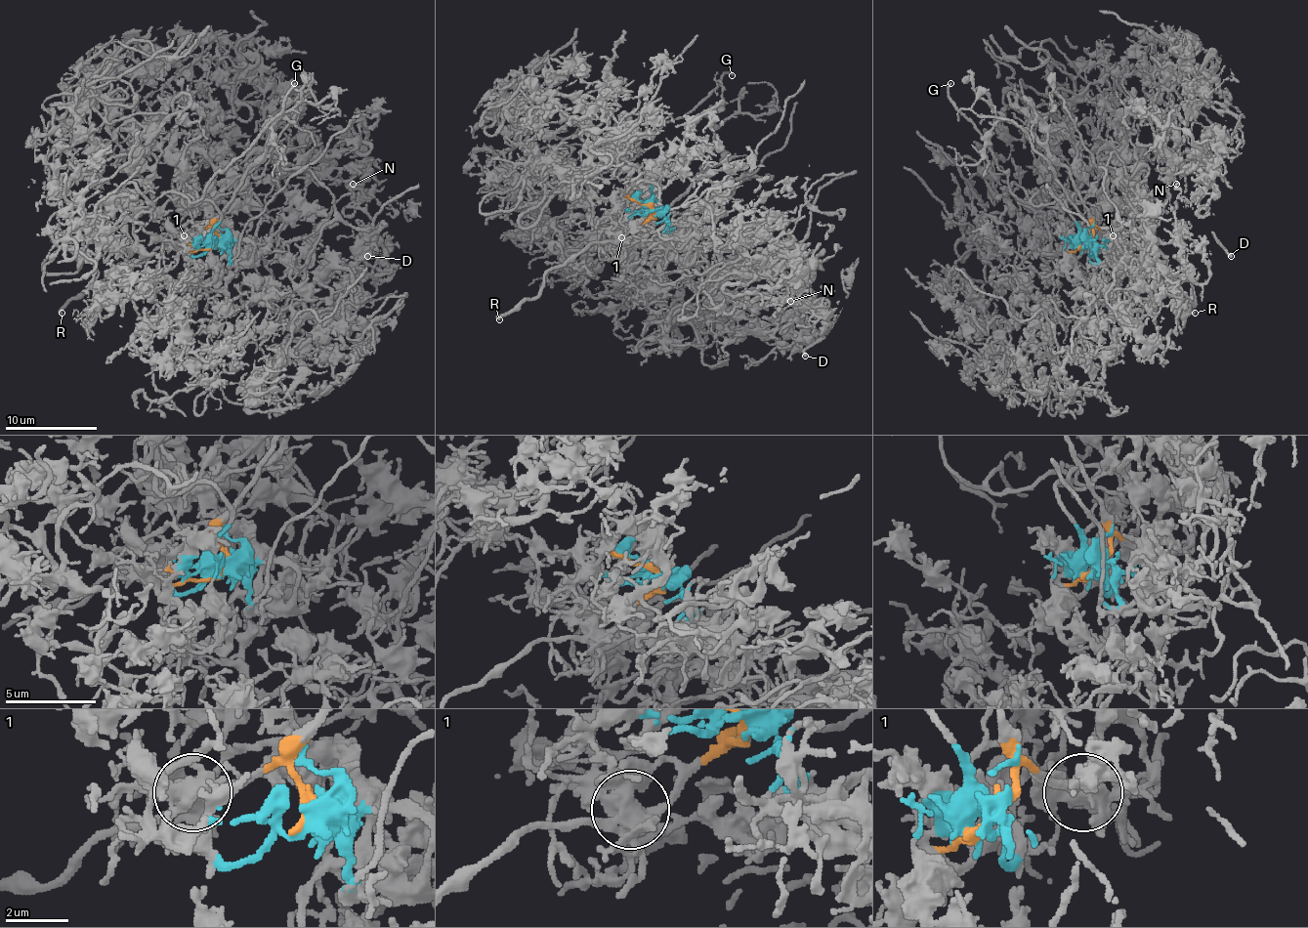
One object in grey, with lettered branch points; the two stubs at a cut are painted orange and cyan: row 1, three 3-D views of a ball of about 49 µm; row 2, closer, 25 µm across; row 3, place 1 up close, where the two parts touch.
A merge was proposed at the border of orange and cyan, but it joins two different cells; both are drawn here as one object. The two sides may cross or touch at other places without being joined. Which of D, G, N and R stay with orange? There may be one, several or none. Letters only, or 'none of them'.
R

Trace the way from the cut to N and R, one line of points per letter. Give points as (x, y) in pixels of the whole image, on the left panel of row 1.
N: (215, 245), (220, 213), (185, 181), (194, 147), (327, 171), (361, 199), (353, 183)
R: (213, 245), (215, 231), (210, 227), (155, 249), (144, 261), (116, 263), (103, 279), (73, 297), (62, 314)

